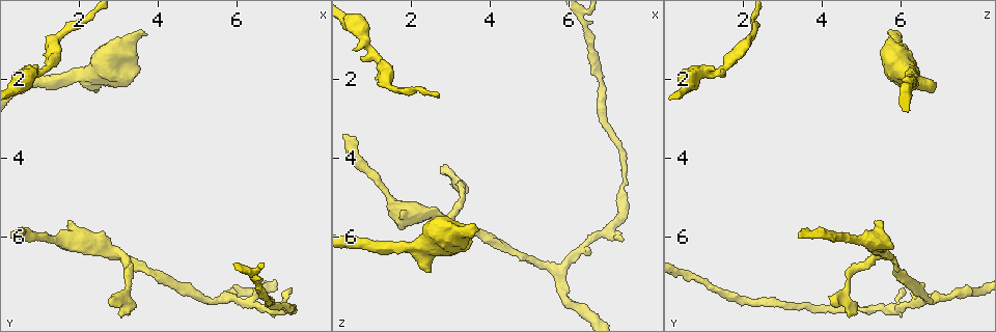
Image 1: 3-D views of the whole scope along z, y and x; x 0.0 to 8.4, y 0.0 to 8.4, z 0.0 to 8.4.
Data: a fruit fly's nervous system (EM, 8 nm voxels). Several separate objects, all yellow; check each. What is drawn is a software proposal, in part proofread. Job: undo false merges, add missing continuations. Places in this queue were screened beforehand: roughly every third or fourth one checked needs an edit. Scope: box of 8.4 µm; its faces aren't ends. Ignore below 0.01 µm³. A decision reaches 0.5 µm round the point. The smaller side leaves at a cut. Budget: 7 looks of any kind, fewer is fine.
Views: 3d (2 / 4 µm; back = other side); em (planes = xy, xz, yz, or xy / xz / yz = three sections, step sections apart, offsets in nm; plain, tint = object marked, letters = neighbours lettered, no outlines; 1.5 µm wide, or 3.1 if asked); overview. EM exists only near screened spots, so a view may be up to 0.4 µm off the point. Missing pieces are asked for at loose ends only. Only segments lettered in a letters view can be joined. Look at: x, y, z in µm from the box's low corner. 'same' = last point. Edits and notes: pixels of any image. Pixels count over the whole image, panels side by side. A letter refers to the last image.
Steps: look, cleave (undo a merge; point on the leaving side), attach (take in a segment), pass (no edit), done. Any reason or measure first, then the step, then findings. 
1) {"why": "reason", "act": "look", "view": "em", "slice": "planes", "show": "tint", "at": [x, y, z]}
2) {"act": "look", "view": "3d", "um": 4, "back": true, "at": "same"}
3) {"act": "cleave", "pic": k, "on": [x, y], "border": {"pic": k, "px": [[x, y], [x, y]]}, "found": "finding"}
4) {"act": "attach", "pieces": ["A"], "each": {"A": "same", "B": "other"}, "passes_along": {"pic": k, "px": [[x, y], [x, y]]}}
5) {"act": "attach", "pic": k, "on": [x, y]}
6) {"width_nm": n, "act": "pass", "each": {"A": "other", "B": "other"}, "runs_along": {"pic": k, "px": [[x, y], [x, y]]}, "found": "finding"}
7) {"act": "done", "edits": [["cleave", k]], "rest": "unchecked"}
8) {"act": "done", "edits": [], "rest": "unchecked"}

{"why": "calibre changes", "act": "look", "view": "em", "slice": "xz", "step": 4, "show": "letters", "at": [1.70, 6.00, 5.30]}

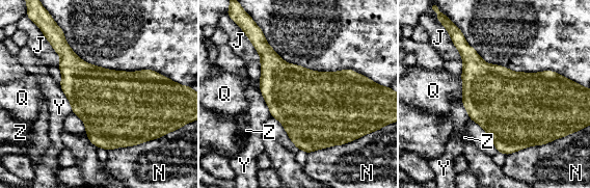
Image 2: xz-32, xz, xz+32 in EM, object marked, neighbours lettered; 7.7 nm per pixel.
{"width_nm": 500, "longest_contact_nm": ["N", 380], "act": "pass", "each": {"J": "other", "N": "other", "Q": "other", "Y": "other", "Z": "other"}, "found": "continuous, no second cell"}

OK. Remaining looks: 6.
{"act": "look", "view": "em", "slice": "xz", "step": 8, "show": "tint", "at": [3.70, 0.85, 5.85]}

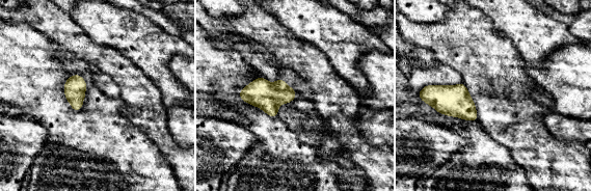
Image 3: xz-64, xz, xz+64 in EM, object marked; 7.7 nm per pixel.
{"act": "look", "view": "em", "slice": "planes", "show": "letters", "at": "same"}

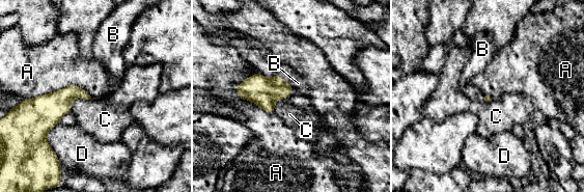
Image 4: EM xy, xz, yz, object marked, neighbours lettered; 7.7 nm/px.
{"act": "attach", "pieces": ["B"], "each": {"A": "other", "B": "same", "C": "other", "D": "other"}, "passes_along": {"pic": 4, "px": [[258, 89], [290, 86], [298, 83]]}, "found": "it goes on there"}

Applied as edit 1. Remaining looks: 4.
{"act": "look", "view": "overview"}

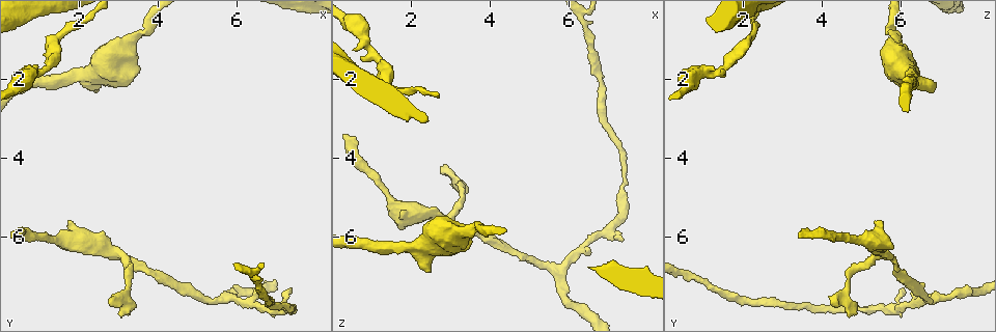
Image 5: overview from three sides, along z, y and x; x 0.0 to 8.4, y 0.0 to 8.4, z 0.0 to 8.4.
{"why": "sudden change in width", "act": "look", "view": "3d", "um": 2, "at": [1.10, 1.85, 1.40]}

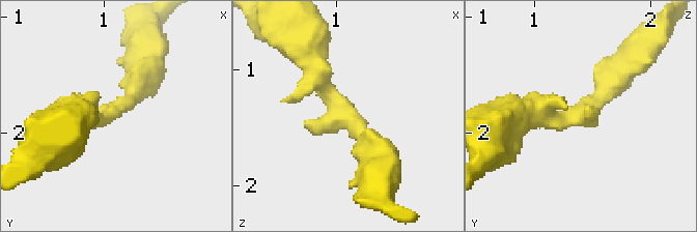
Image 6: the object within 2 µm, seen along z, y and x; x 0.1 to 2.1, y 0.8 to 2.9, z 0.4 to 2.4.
{"arm_widths_nm": [280, 360], "why": "now the EM", "act": "look", "view": "em", "slice": "planes", "show": "tint", "at": [1.14, 1.80, 1.40]}

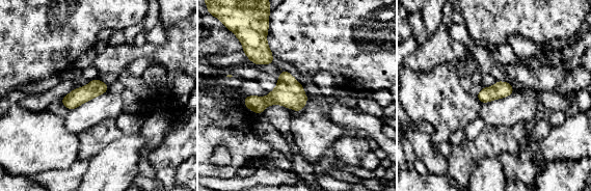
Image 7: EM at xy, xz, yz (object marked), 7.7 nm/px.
{"act": "look", "view": "em", "slice": "planes", "show": "letters", "at": "same"}

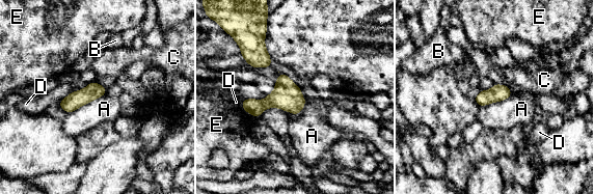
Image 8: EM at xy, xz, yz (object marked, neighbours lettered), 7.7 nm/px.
{"act": "pass", "each": {"A": "other", "B": "other", "C": "other", "D": "other", "E": "other"}, "border": {"pic": 8, "px": [[104, 94], [68, 113]]}, "found": "one cell here"}

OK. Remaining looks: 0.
{"act": "done", "edits": [["attach", 4]], "rest": "unchecked"}

